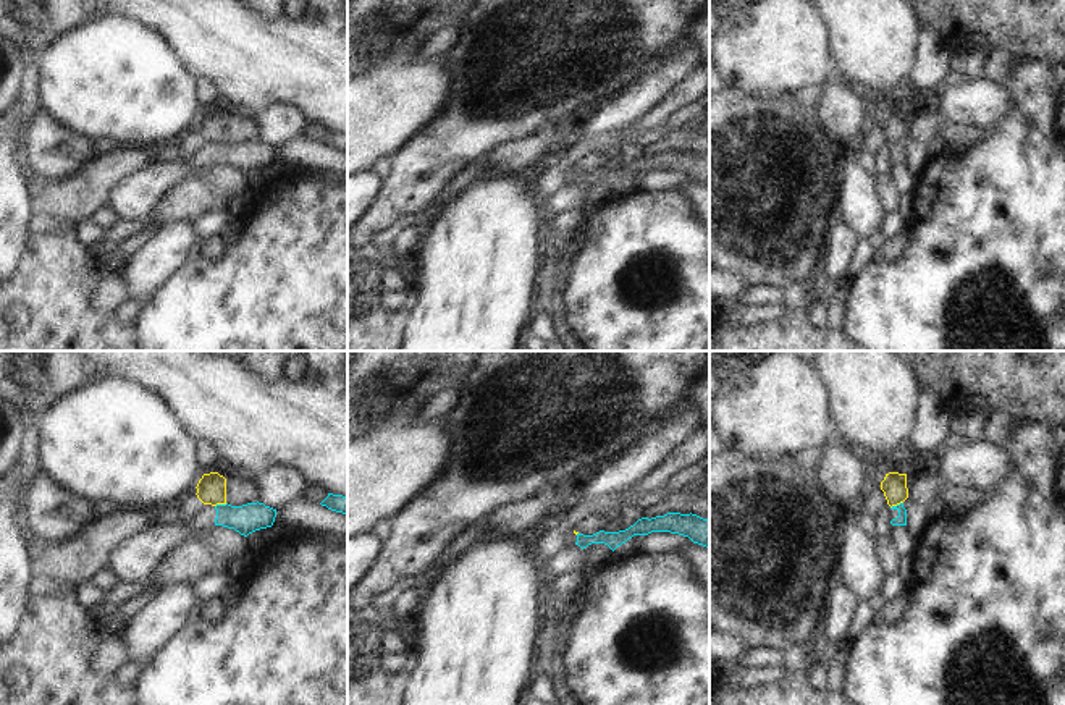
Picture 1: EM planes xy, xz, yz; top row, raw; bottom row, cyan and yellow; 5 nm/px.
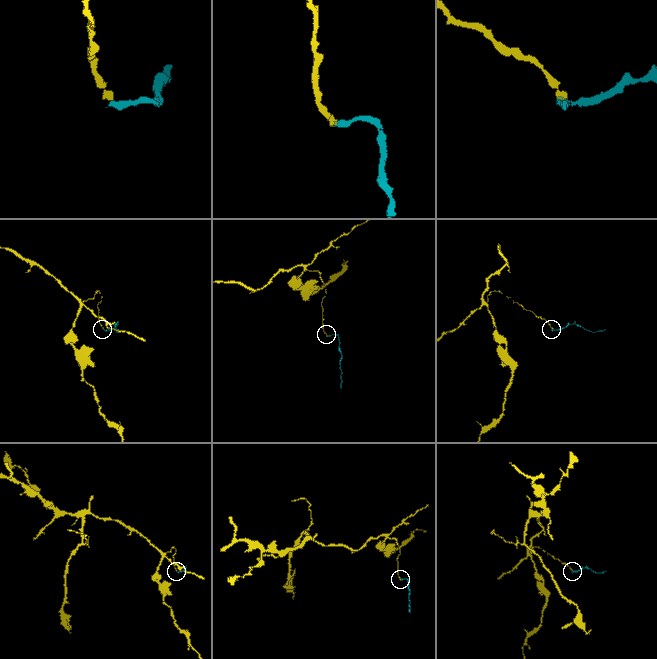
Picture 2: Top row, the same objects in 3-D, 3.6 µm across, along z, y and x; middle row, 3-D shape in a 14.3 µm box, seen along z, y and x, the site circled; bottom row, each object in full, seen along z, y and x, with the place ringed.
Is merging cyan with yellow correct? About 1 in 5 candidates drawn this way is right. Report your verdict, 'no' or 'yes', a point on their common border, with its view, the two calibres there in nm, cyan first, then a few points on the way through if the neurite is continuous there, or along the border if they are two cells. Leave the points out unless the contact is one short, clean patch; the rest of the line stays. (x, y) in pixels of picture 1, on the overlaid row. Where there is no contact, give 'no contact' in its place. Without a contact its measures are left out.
no; meets cyan in yz at (897, 505); 60 nm thick on the cyan side, 130 nm on the other; border along yz (902, 502), (891, 508)

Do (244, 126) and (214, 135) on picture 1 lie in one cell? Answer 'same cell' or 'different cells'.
same cell

